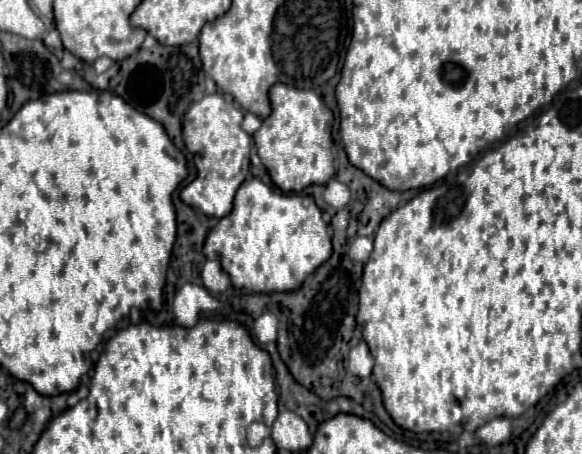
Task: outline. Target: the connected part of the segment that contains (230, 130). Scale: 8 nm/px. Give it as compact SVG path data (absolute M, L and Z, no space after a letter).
M220 92L206 94L190 106L184 116L184 142L186 148L194 154L198 176L188 184L180 198L200 208L206 216L222 218L232 212L232 202L236 190L242 186L250 172L250 136L242 130L242 110L224 100Z

